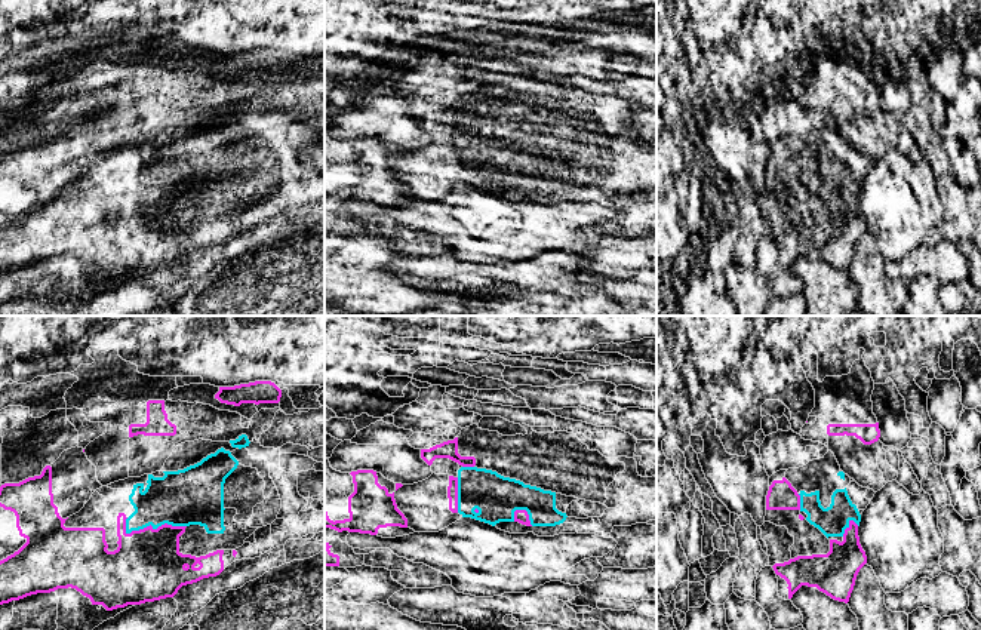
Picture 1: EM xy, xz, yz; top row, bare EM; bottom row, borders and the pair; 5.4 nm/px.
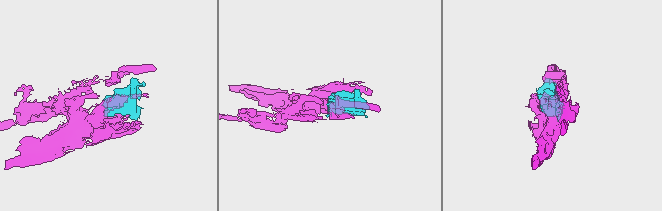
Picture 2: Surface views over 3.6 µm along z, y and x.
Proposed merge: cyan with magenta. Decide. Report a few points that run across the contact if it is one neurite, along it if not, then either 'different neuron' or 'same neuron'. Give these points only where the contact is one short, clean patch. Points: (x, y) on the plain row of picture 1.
same neuron

